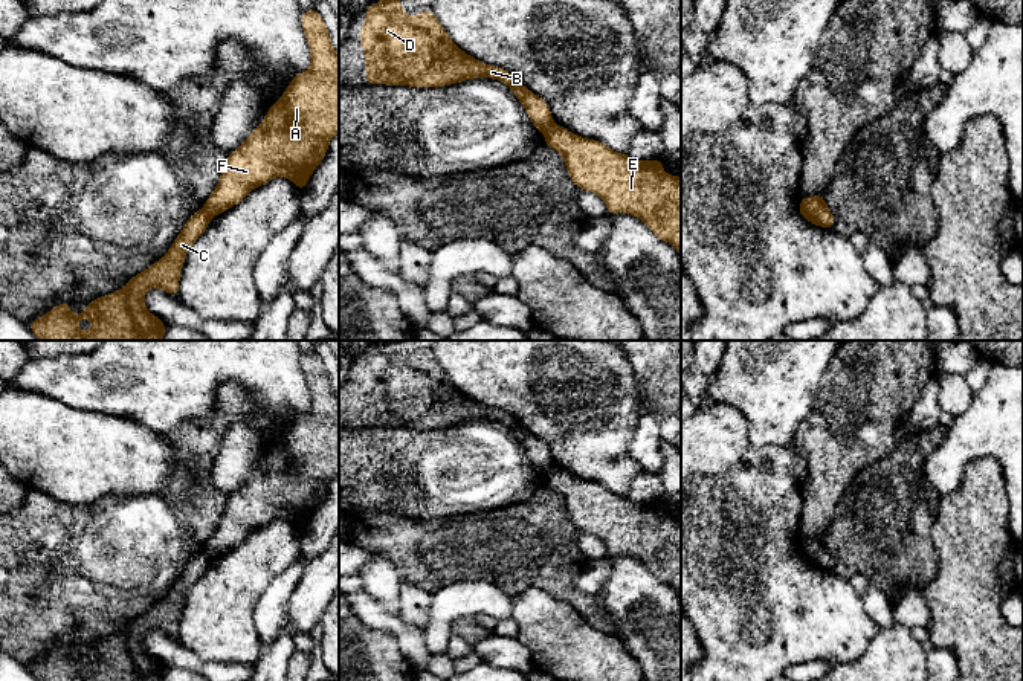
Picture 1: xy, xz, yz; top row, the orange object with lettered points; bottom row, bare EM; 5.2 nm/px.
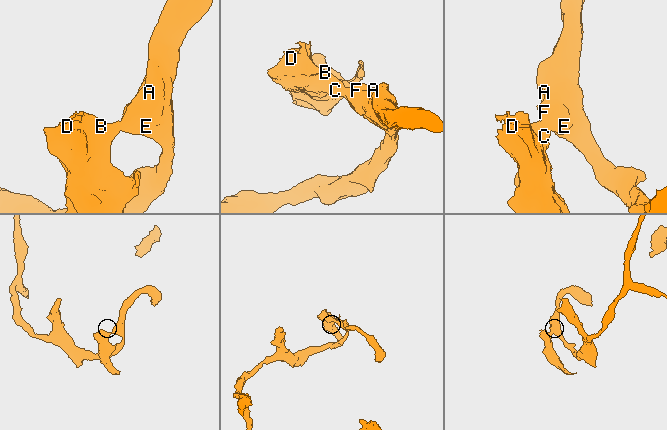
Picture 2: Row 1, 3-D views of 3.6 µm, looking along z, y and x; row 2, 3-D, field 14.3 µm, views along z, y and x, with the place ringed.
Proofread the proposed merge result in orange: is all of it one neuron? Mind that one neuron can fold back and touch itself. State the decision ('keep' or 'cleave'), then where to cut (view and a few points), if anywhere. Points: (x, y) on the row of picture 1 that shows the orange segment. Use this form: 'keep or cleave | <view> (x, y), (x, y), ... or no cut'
cleave | yz (800, 203), (822, 225)

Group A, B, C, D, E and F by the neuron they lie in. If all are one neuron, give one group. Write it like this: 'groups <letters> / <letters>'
groups A E F / B C D

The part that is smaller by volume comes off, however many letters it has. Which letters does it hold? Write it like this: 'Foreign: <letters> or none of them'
Foreign: B, C, D

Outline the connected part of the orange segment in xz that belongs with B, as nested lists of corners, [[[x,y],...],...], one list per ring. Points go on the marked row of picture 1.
[[[382,0],[366,11],[365,26],[359,31],[365,49],[366,84],[444,87],[470,78],[493,78],[505,82],[522,102],[530,121],[544,134],[554,125],[548,104],[524,87],[512,73],[501,67],[481,63],[464,53],[438,23],[434,11],[408,17],[400,0]]]

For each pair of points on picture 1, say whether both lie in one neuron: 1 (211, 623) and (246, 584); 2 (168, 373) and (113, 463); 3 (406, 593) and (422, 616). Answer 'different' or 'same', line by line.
1: same
2: different
3: same

